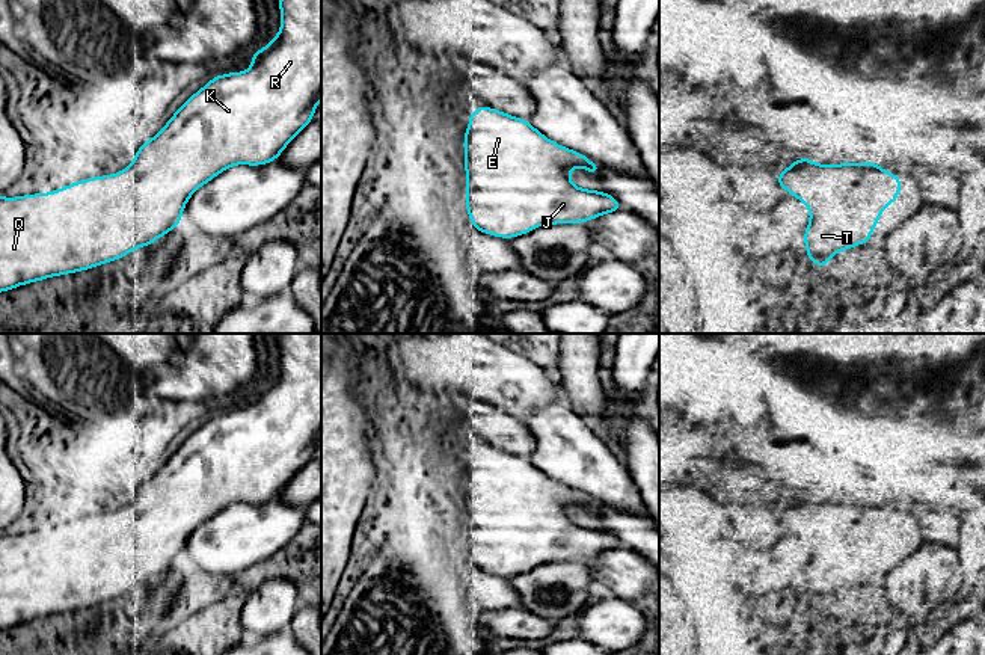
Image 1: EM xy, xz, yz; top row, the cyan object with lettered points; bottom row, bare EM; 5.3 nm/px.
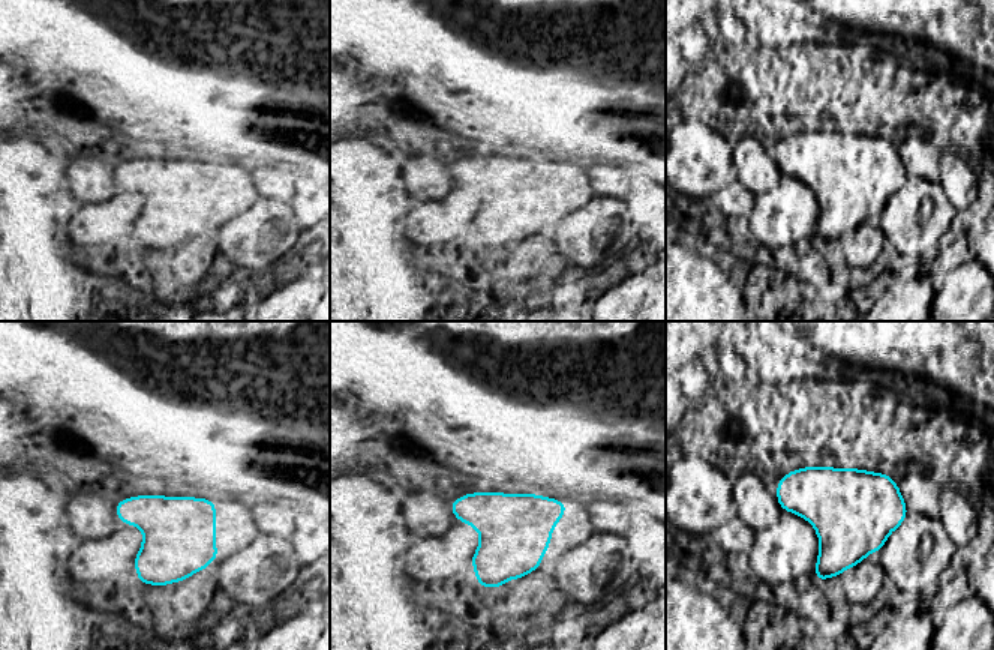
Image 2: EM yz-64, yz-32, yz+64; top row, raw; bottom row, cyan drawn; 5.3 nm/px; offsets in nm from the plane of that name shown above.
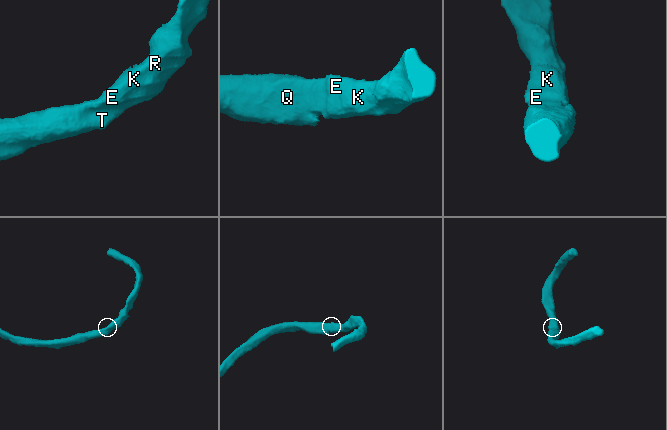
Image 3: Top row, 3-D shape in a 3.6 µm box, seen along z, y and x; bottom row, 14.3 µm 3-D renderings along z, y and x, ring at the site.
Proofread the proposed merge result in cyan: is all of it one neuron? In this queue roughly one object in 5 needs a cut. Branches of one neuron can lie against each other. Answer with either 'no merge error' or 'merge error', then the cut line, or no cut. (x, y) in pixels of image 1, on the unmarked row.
no merge error; cut none

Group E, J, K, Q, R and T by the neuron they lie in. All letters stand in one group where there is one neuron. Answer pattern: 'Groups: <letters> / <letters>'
Groups: E J K Q R T

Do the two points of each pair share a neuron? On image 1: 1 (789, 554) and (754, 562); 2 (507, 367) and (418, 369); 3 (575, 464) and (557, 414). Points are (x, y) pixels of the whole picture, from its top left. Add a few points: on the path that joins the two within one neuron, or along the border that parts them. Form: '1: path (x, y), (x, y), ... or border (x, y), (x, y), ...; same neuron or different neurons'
1: path (780, 563), (764, 563); same neuron
2: path (484, 367), (451, 367), (441, 372); same neuron
3: path (569, 452), (558, 436), (558, 426); same neuron

